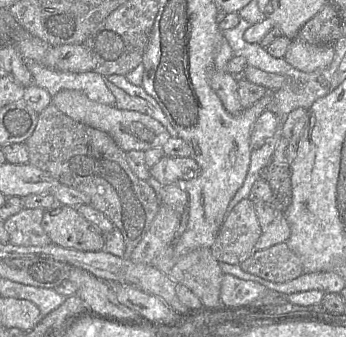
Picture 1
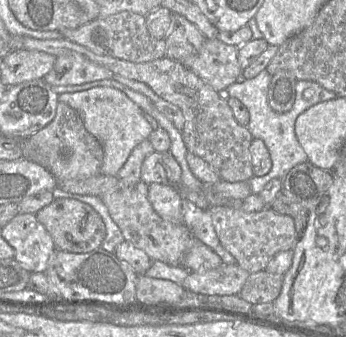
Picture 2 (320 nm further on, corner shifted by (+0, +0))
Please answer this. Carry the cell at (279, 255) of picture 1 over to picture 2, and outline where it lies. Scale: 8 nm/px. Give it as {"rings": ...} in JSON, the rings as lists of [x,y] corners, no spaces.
{"rings":[[[261,270],[249,275],[239,297],[251,304],[273,303],[282,288],[283,276]]]}

